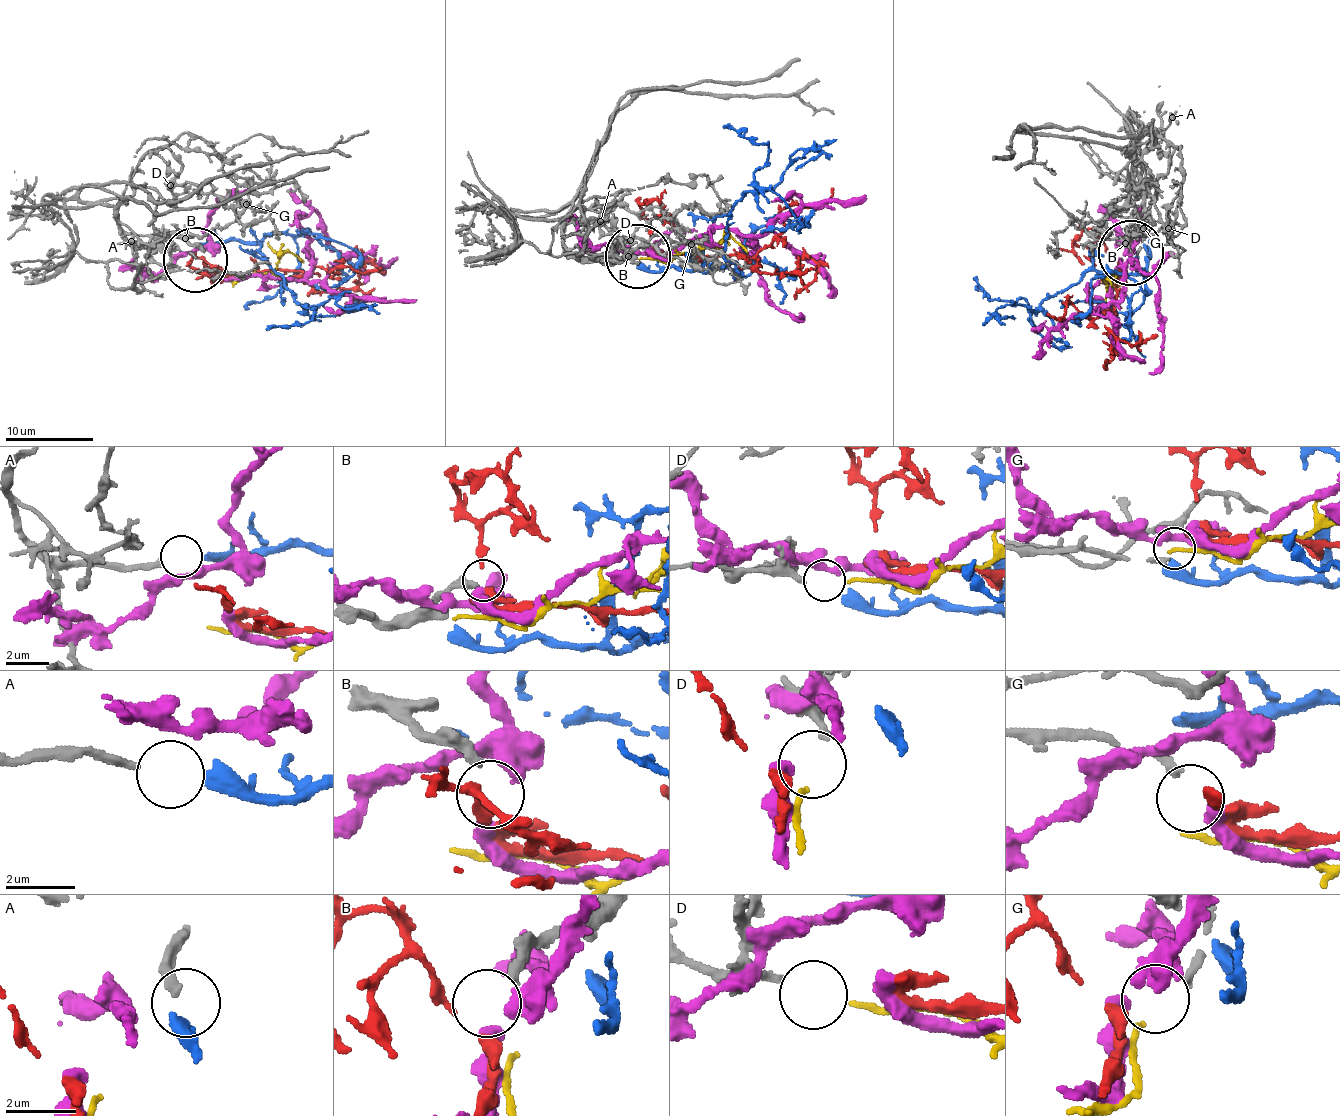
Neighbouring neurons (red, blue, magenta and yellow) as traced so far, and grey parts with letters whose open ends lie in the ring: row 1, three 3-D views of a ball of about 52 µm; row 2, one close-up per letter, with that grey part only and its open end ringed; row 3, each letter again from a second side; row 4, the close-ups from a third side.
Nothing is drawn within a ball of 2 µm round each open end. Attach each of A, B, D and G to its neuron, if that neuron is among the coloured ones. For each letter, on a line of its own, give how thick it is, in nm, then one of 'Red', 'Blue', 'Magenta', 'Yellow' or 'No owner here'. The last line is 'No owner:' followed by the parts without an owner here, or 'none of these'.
A: Thickness 240 nm. Blue
B: Thickness 320 nm. No owner here
D: Thickness 200 nm. Yellow
G: Thickness 220 nm. Red
No owner: B

